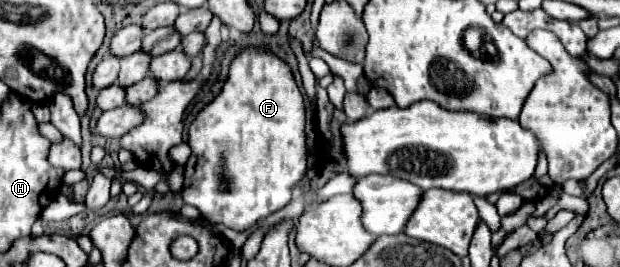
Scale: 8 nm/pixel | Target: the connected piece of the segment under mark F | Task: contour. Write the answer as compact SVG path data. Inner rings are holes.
M264 49L242 51L230 67L222 93L198 113L190 127L188 143L192 157L184 167L184 203L198 207L202 217L210 223L222 223L238 231L246 231L250 225L286 207L292 199L292 191L308 169L304 123L304 97L290 67Z

